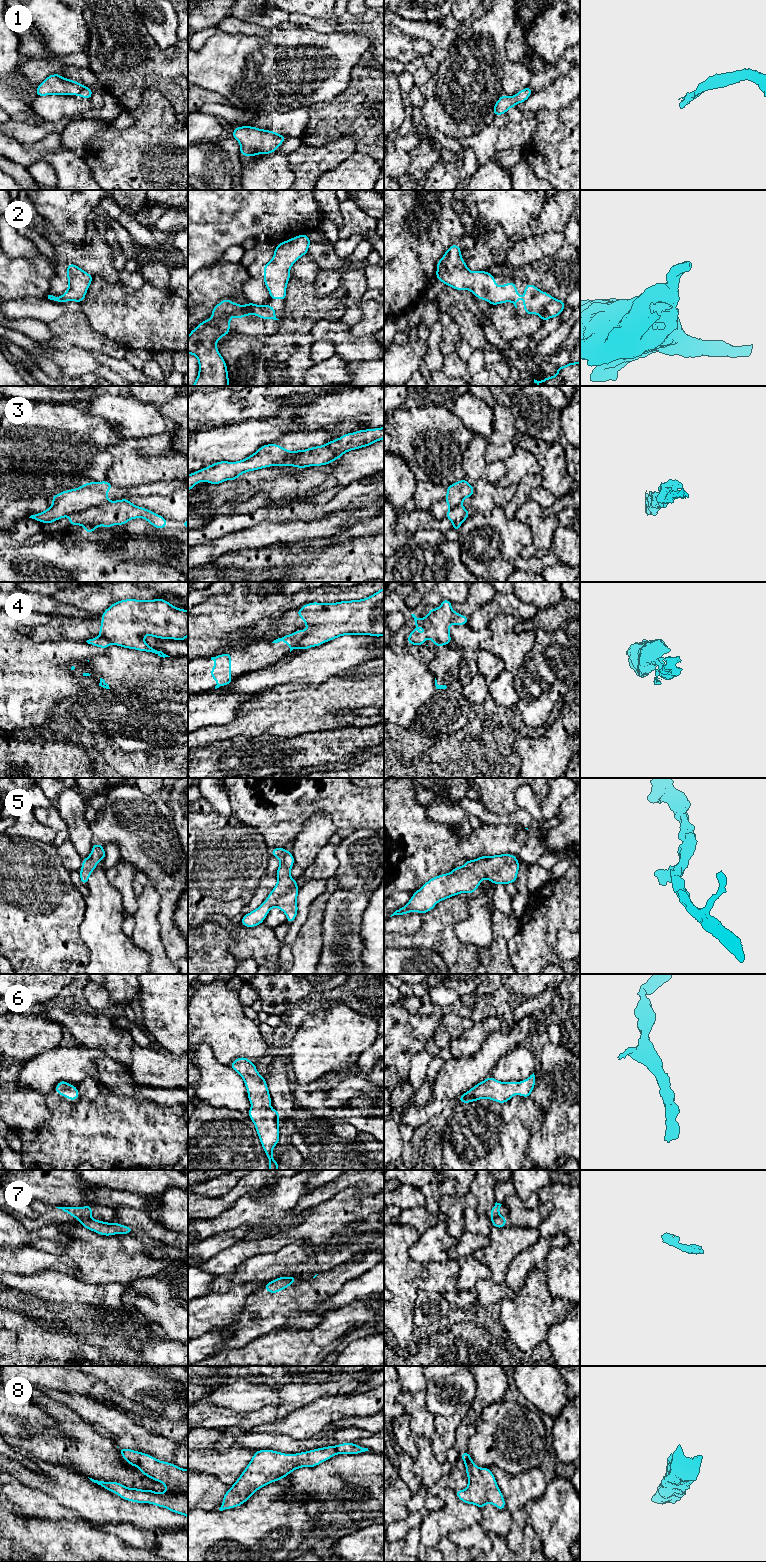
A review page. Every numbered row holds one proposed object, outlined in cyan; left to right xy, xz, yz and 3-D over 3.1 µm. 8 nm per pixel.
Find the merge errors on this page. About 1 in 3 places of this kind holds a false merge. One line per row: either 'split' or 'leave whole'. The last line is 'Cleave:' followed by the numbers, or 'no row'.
1: leave whole
2: leave whole
3: split
4: split
5: leave whole
6: leave whole
7: split
8: leave whole
Cleave: 3, 4, 7

